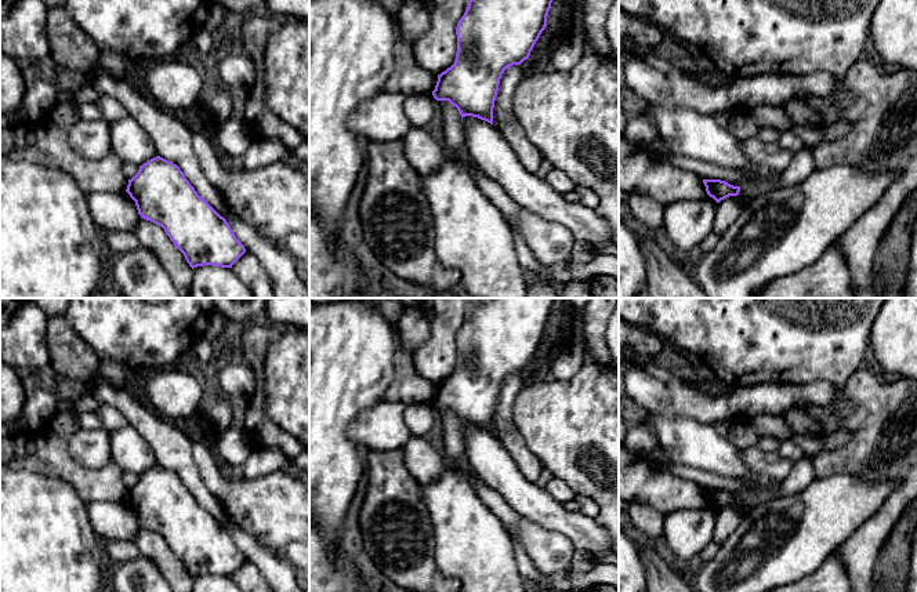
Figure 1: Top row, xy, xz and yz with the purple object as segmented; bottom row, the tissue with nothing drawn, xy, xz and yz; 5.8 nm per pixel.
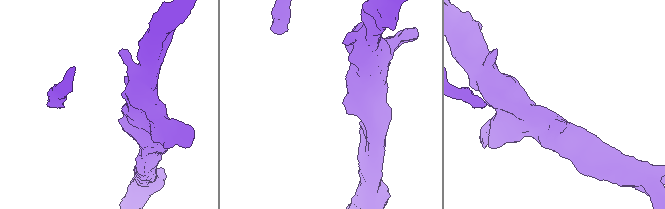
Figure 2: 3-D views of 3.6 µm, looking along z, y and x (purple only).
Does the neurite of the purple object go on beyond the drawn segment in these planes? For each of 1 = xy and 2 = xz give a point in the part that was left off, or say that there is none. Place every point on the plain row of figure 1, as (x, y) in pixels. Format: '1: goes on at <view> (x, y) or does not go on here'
1: does not go on here
2: does not go on here

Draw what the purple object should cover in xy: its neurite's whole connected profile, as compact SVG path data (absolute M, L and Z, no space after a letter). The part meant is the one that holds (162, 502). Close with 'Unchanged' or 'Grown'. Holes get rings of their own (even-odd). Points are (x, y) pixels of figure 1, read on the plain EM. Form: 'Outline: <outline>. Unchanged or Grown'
Outline: M160 465L148 469L139 475L138 482L128 489L126 501L135 511L141 527L162 535L174 555L184 563L192 578L203 574L232 577L246 562L244 555L236 548L226 529L197 504L177 473Z. Unchanged

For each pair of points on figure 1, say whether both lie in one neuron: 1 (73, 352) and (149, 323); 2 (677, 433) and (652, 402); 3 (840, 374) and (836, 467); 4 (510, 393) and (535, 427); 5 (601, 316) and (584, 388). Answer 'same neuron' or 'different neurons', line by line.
1: different neurons
2: different neurons
3: different neurons
4: different neurons
5: different neurons

